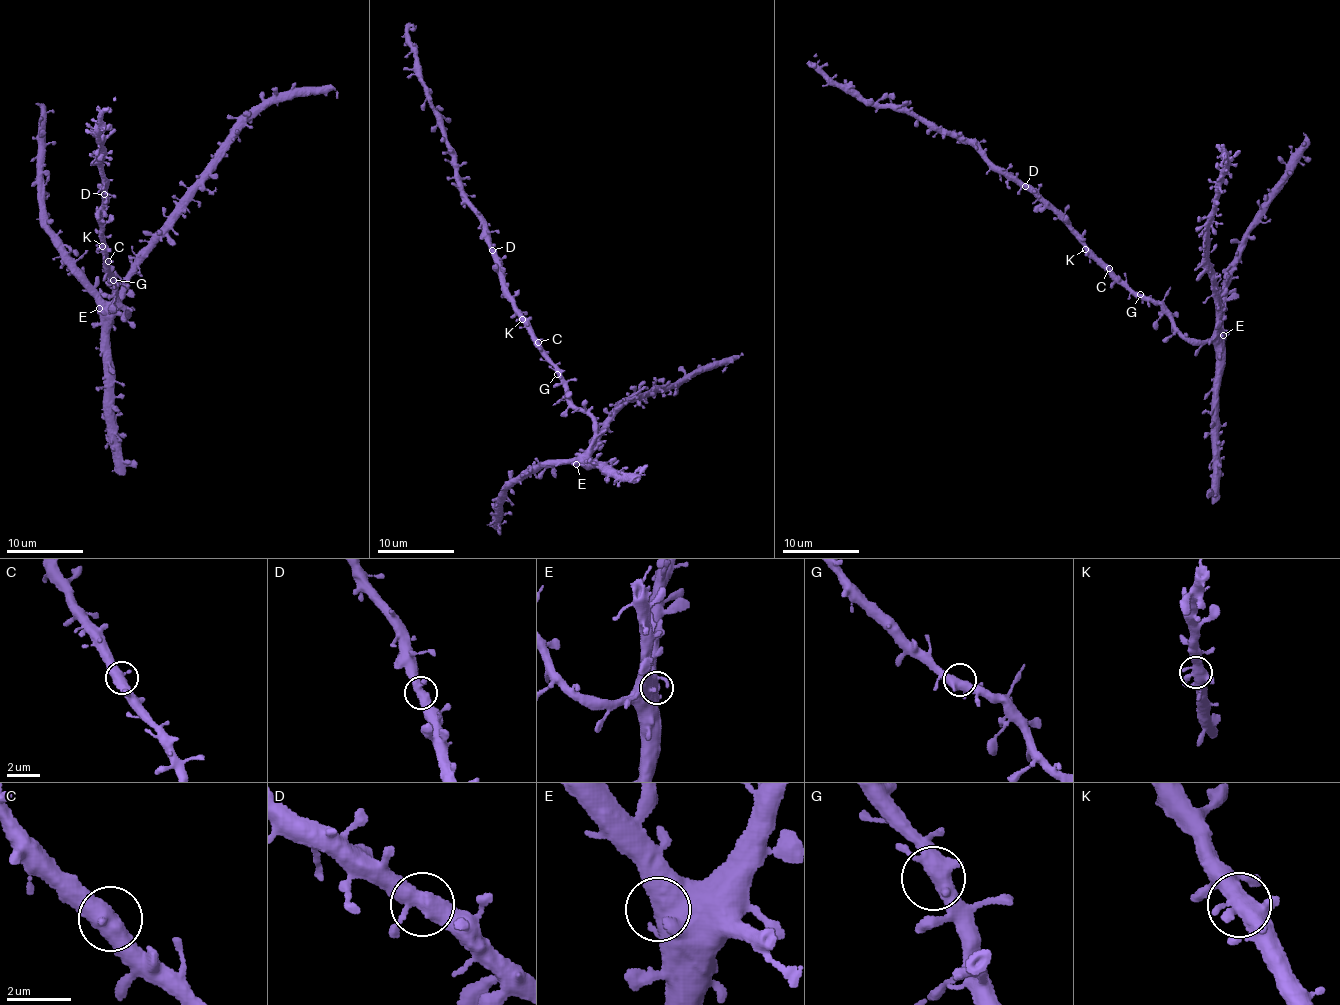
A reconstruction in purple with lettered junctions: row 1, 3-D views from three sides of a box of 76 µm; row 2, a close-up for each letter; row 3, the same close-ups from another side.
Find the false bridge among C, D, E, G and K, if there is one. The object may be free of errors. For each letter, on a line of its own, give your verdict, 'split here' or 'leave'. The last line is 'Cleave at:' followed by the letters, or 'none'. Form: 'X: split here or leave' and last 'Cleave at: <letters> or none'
C: leave
D: leave
E: leave
G: leave
K: leave
Cleave at: none

